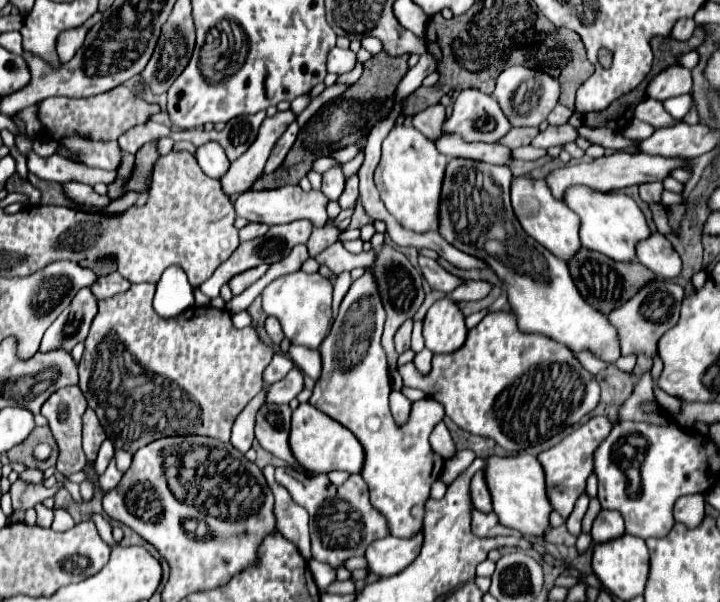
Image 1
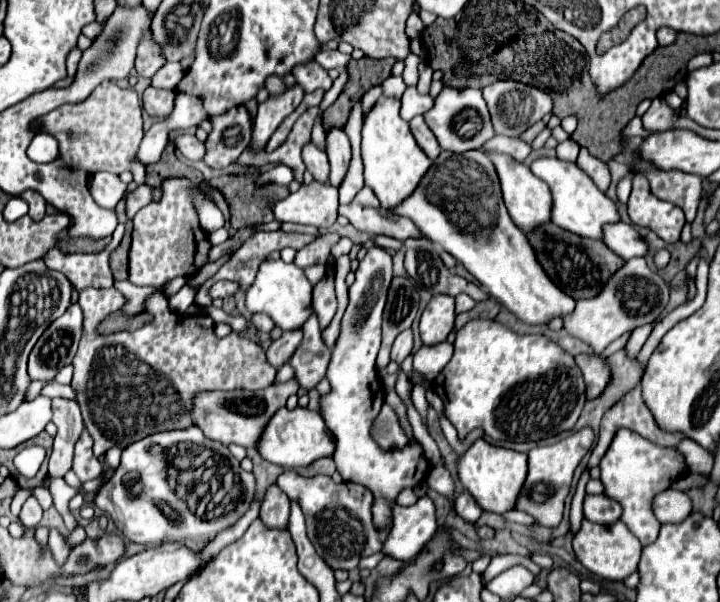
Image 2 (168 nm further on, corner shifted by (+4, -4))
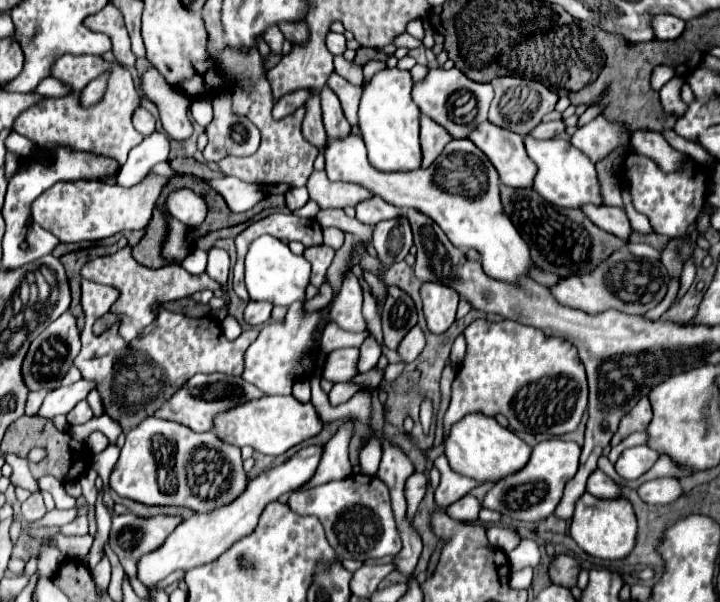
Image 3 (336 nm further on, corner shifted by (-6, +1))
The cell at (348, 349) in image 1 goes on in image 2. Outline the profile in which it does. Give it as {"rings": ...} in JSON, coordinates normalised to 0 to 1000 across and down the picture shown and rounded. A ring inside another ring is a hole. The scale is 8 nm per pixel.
{"rings":[[[515,412],[510,425],[499,435],[496,465],[485,478],[485,508],[474,532],[474,551],[460,585],[460,601],[454,611],[454,631],[460,638],[460,651],[446,654],[443,674],[446,691],[460,714],[468,741],[465,771],[468,784],[479,801],[493,801],[518,817],[518,870],[524,880],[535,880],[540,867],[546,867],[546,837],[551,837],[551,824],[563,811],[576,811],[590,787],[596,784],[596,767],[588,754],[588,741],[574,728],[560,748],[532,748],[515,728],[515,708],[521,701],[521,688],[526,688],[535,651],[532,638],[526,638],[521,595],[529,575],[529,532],[538,482],[546,462],[543,425],[529,412]]]}

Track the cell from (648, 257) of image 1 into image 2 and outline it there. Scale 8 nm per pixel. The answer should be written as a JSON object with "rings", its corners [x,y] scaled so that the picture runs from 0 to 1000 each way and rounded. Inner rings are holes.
{"rings":[[[868,369],[840,375],[840,405],[865,432],[893,429],[901,422],[901,405],[890,395],[890,389],[879,375]]]}

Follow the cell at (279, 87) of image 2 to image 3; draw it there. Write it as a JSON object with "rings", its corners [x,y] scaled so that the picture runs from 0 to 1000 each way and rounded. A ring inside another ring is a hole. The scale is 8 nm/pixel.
{"rings":[[[385,43],[374,45],[367,55],[365,65],[372,73],[379,88],[393,91],[392,76],[396,61]]]}

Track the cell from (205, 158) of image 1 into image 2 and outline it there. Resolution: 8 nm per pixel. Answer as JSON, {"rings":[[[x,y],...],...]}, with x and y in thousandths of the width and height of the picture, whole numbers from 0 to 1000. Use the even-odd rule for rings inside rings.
{"rings":[[[251,223],[251,226],[246,226],[243,243],[254,252],[257,262],[263,262],[263,266],[268,266],[268,269],[282,266],[282,259],[285,259],[285,239],[282,239],[279,233],[274,233],[274,226]]]}

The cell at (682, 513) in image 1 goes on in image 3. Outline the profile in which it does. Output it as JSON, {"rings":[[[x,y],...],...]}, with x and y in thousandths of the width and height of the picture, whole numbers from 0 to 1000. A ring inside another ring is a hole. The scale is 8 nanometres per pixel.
{"rings":[[[913,792],[888,806],[885,822],[901,839],[924,839],[946,822],[946,806],[935,792]]]}

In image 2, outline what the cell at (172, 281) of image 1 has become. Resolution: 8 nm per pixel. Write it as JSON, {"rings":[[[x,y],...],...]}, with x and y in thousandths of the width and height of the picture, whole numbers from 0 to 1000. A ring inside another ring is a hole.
{"rings":[[[243,462],[243,465],[235,465],[235,468],[229,468],[226,472],[226,478],[229,478],[229,495],[238,495],[243,485],[249,485],[254,475],[260,472],[260,462]]]}

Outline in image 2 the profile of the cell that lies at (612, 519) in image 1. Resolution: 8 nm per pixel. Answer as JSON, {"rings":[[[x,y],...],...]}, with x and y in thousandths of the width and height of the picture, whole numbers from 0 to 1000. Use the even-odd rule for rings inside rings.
{"rings":[[[838,821],[813,824],[810,854],[813,854],[813,864],[818,864],[818,867],[835,870],[835,874],[849,874],[860,864],[863,841],[857,841],[857,834],[851,834],[849,827],[838,827]]]}

